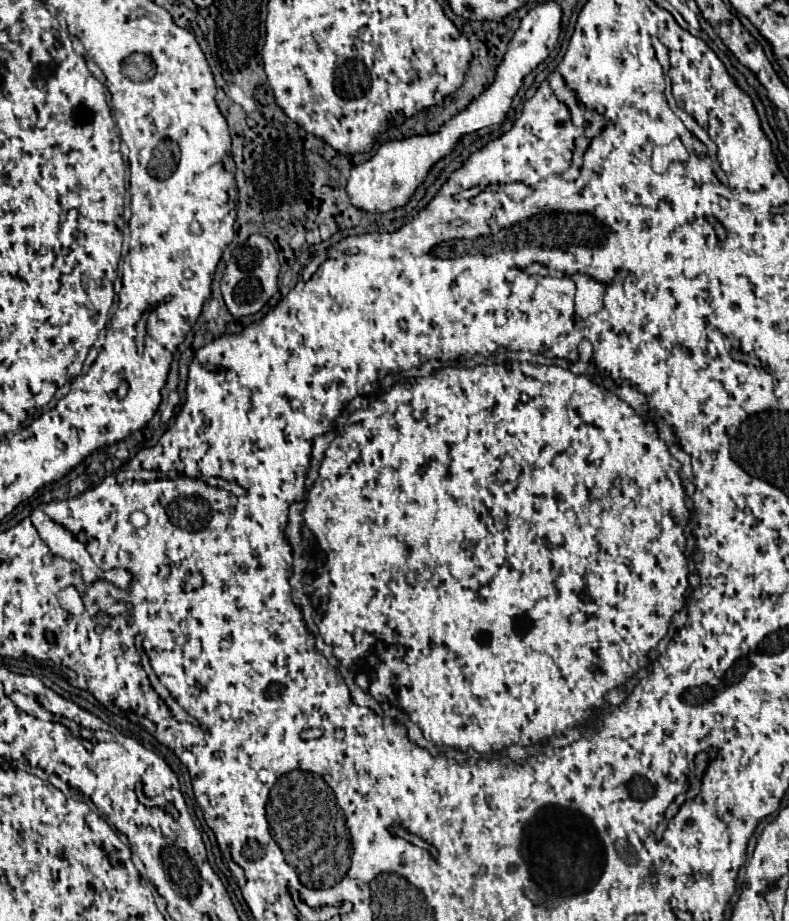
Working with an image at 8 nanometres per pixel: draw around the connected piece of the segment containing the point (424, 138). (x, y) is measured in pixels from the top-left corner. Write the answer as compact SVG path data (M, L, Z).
M543 2L537 4L533 10L529 10L527 16L521 20L521 26L517 28L515 36L511 38L501 64L495 70L495 80L471 104L467 104L461 112L457 112L451 120L447 120L435 134L421 134L421 136L415 134L403 140L389 140L379 146L373 158L351 168L351 176L347 182L347 194L351 202L357 208L369 212L389 212L397 206L403 206L411 198L415 188L425 180L429 168L439 158L449 154L463 134L475 132L485 126L501 124L505 120L505 114L511 108L513 96L521 88L523 78L537 64L541 64L555 48L559 38L559 28L561 28L561 8L555 2Z

